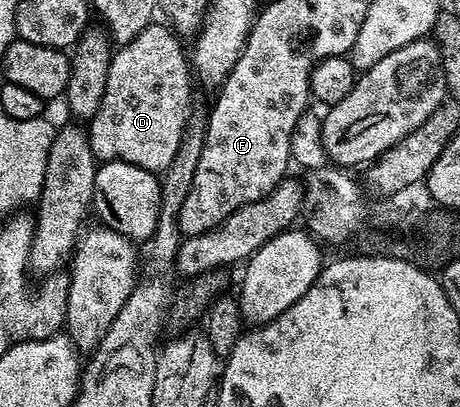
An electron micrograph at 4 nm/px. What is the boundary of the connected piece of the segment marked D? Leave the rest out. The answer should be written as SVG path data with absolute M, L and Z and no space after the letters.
M153 22L146 25L135 38L119 45L112 53L102 106L98 106L98 114L94 114L86 128L97 161L121 160L142 166L148 172L163 174L170 162L174 162L174 154L178 154L178 146L186 134L184 119L188 116L188 99L192 96L194 76L186 48L180 45L181 37L171 27L161 24Z

